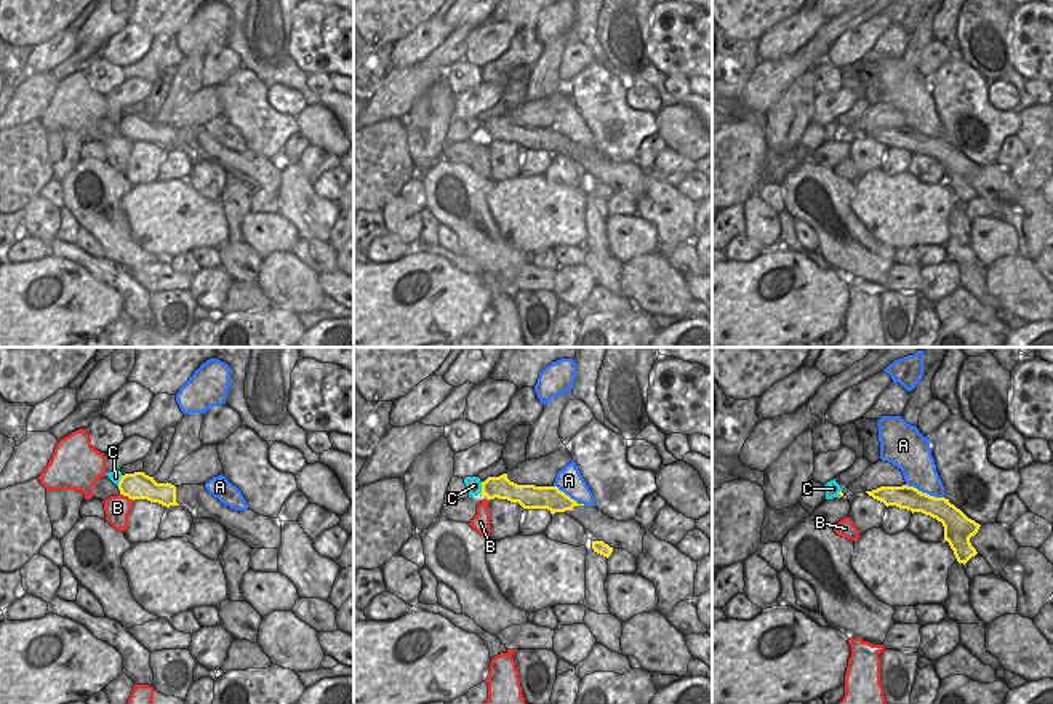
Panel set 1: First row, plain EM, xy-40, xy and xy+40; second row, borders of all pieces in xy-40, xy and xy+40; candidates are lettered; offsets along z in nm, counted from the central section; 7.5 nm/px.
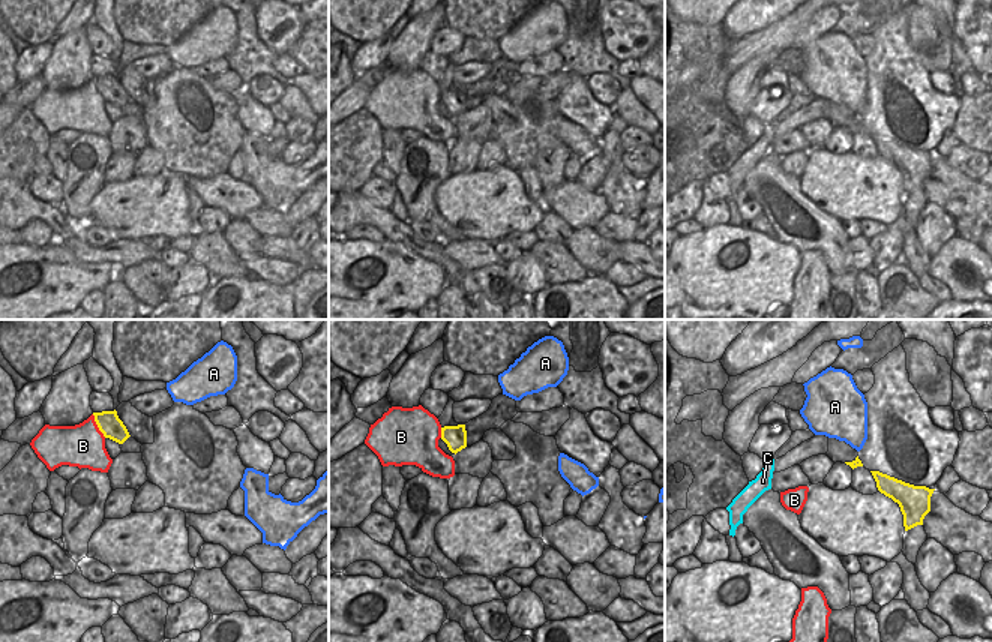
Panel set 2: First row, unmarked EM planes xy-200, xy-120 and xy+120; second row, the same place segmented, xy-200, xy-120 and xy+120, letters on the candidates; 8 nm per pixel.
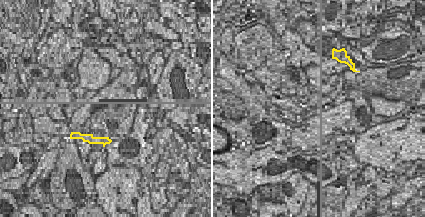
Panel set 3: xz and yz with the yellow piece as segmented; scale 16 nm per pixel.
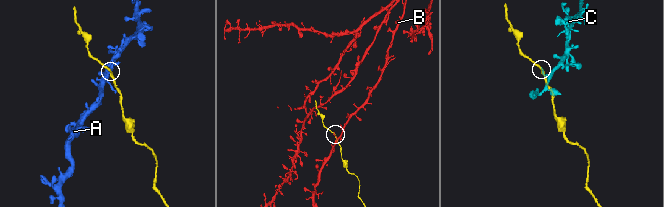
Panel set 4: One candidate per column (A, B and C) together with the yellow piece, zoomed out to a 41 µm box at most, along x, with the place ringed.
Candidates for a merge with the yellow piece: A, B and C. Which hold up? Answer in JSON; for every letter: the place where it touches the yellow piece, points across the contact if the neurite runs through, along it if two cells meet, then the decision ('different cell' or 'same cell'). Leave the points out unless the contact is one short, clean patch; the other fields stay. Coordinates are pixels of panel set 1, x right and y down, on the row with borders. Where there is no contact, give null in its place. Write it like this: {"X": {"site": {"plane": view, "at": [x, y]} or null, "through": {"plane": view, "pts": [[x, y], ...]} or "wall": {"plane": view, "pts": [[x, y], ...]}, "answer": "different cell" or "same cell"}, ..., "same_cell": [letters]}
{"A": {"site": {"plane": "xy+40", "at": [925, 493]}, "wall": {"plane": "xy+40", "pts": [[906, 484], [943, 498]]}, "answer": "different cell"}, "B": {"site": {"plane": "xy-40", "at": [127, 495]}, "answer": "different cell"}, "C": {"site": {"plane": "xy", "at": [482, 488]}, "wall": {"plane": "xy", "pts": [[482, 482], [479, 493]]}, "answer": "different cell"}, "same_cell": []}

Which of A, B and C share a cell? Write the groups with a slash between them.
A / B / C

